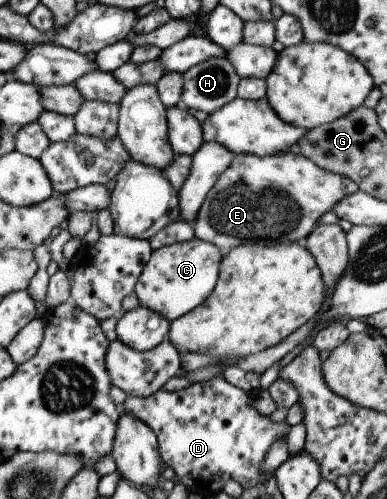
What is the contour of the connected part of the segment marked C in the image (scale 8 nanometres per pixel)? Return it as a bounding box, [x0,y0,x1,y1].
[133,238,221,323]

